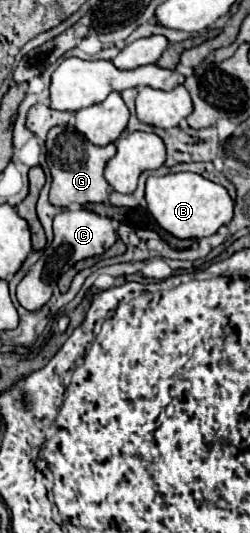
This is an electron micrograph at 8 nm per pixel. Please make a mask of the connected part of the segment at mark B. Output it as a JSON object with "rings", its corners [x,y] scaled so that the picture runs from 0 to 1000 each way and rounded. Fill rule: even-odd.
{"rings":[[[772,323],[668,326],[644,334],[596,330],[580,375],[628,420],[724,450],[844,443],[932,413],[932,375],[916,360],[884,345],[860,345]]]}

